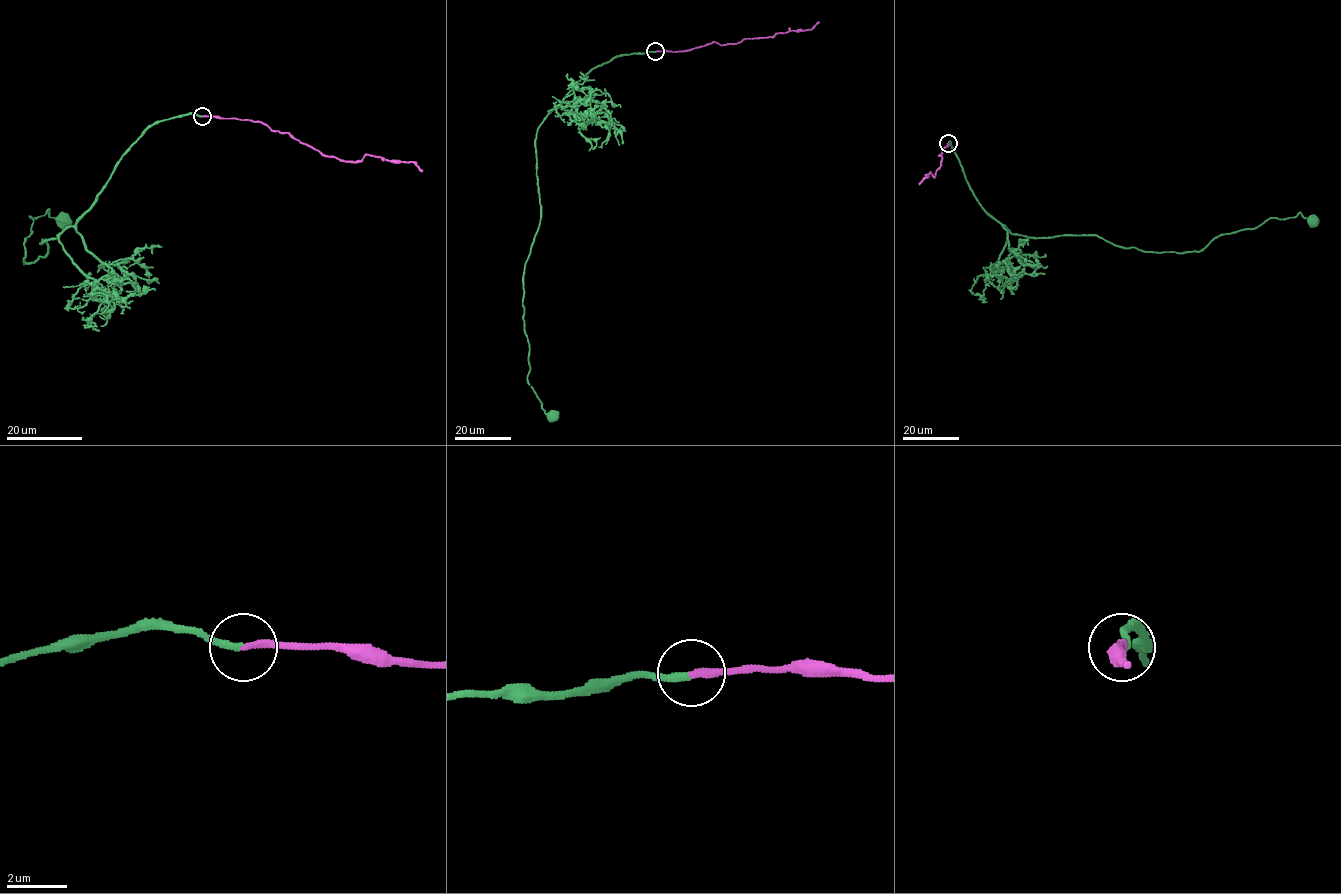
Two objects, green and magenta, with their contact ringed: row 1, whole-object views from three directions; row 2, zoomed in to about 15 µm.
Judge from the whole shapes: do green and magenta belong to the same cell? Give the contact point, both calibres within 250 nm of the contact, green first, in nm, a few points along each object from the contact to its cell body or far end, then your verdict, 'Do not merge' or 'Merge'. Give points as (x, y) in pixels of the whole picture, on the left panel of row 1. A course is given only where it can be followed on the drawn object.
Place: (202, 116). Thickness 240 nm (green) against 240 nm. Course of green: (202, 116), (155, 122), (76, 222), (42, 240), (47, 252), (24, 263), (29, 216), (47, 210), (63, 222). Course of magenta: (202, 116), (262, 122), (323, 155), (344, 161), (378, 156), (412, 162), (422, 170). Merge

